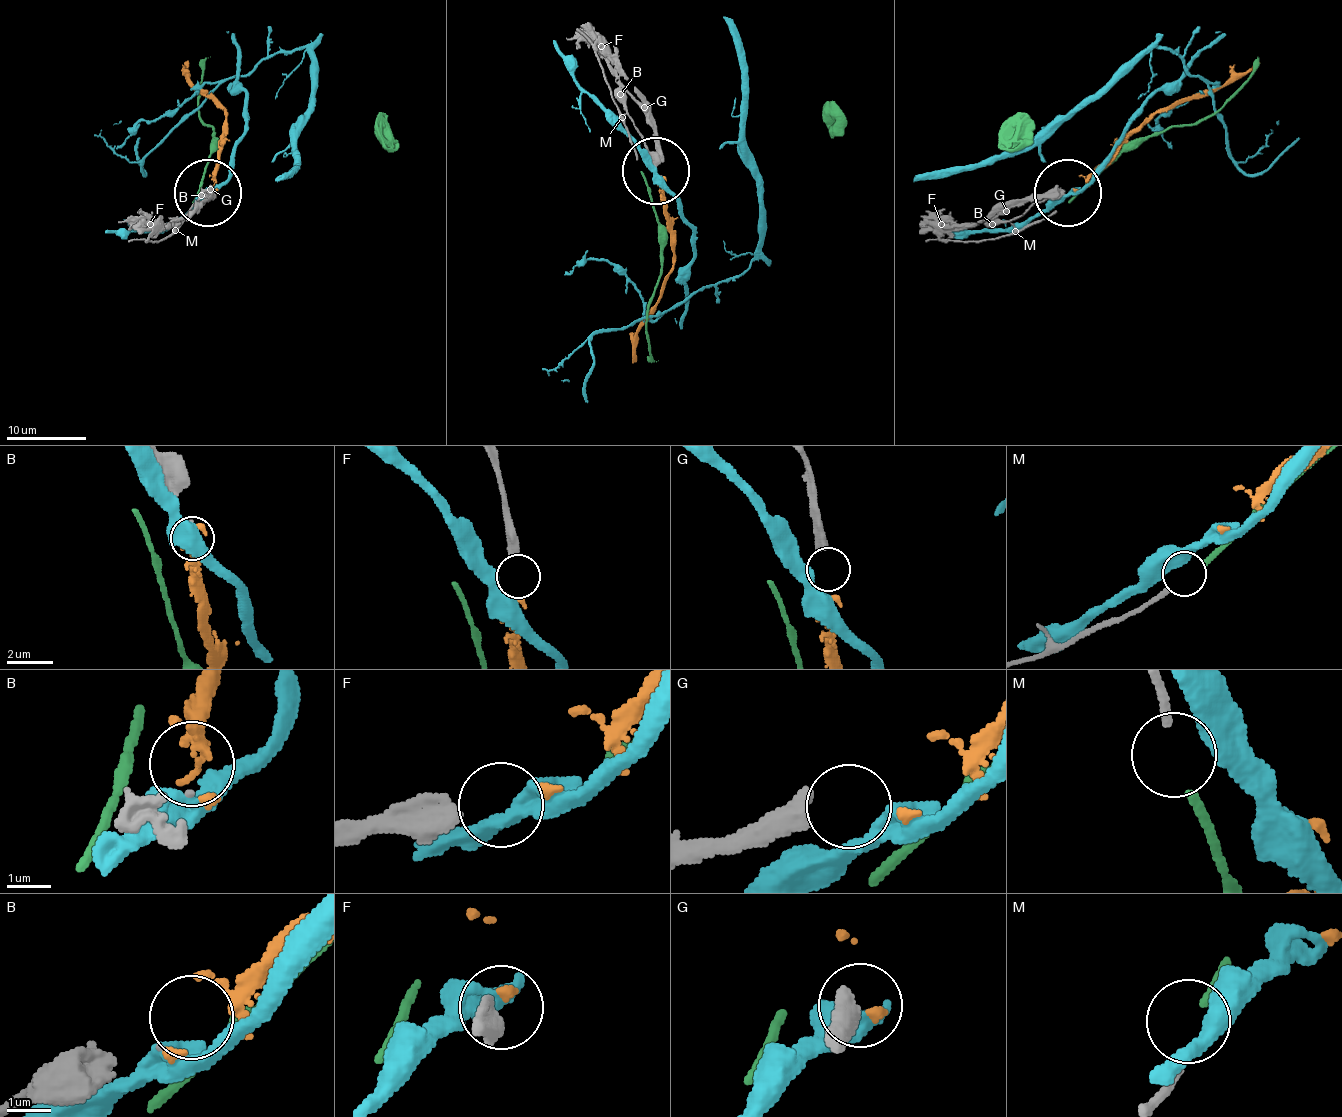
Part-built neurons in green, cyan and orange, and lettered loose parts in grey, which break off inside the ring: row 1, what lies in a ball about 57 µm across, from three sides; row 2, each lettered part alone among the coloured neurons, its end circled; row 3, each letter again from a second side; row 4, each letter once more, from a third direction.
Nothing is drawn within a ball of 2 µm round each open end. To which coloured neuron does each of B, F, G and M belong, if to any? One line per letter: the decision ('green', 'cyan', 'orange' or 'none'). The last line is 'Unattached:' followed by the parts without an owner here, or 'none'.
B: none
F: orange
G: none
M: green
Unattached: B, G

